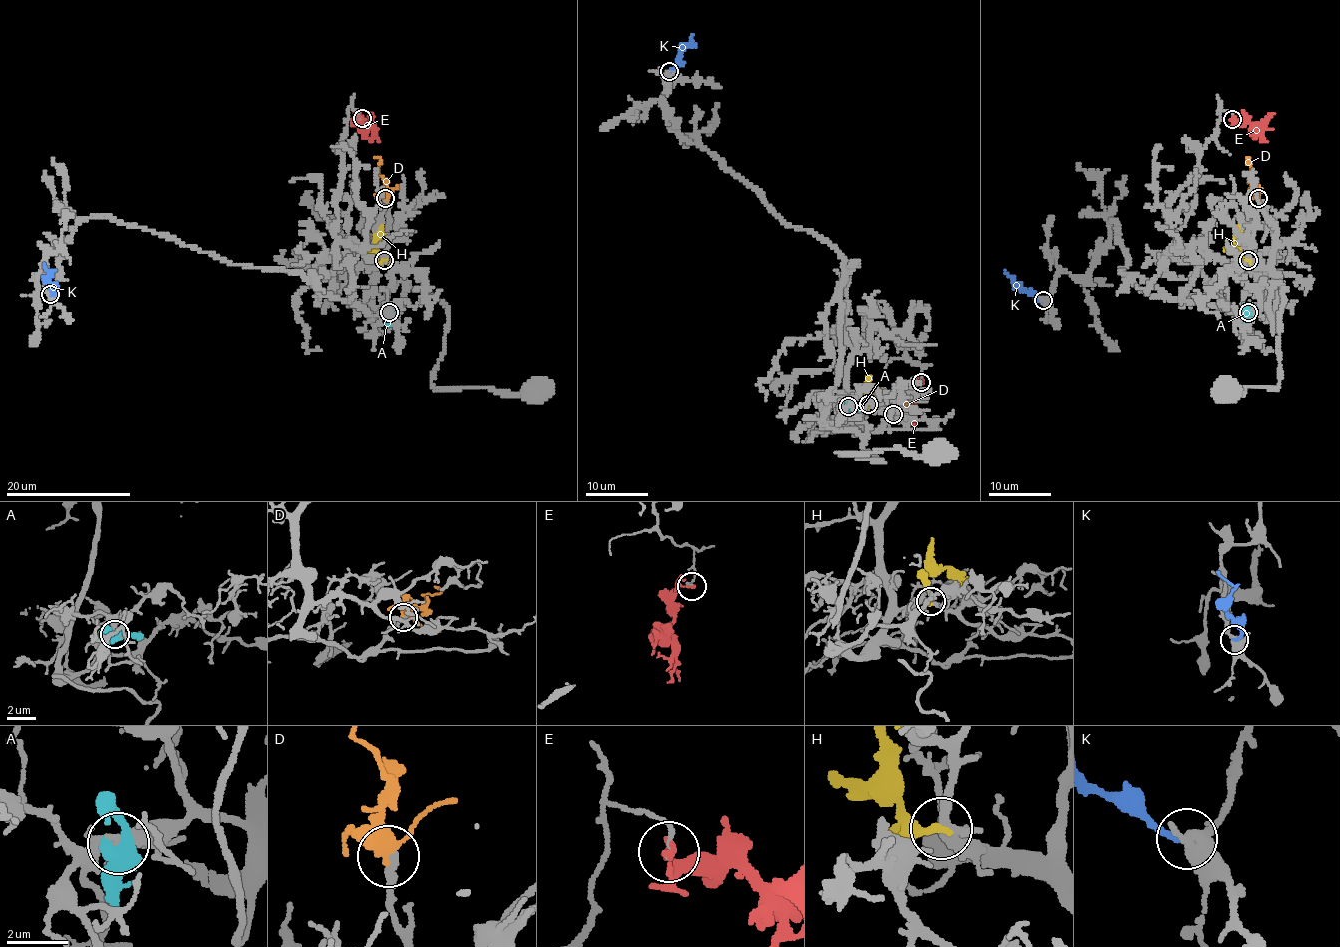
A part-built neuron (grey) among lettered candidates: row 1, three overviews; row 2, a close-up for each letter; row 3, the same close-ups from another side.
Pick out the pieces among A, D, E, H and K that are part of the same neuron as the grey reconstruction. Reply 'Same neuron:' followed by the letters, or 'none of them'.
Same neuron: D

